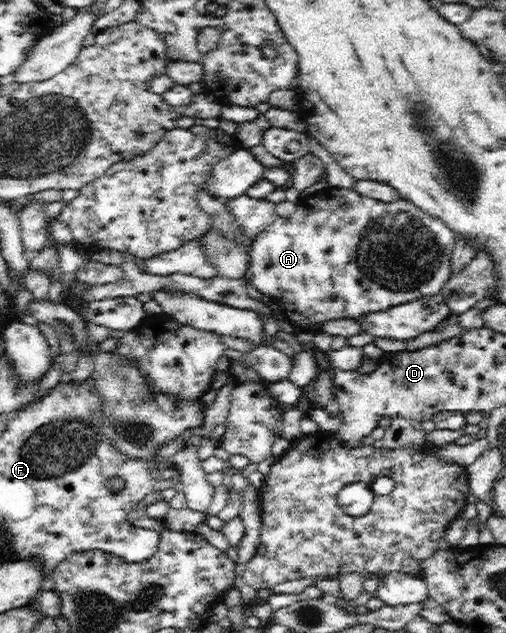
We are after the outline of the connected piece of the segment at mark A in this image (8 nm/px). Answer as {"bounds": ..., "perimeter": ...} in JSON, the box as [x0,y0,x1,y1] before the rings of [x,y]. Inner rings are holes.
{"bounds":[247,185,455,331],"perimeter":[[[330,185],[320,194],[333,212],[296,212],[292,217],[278,217],[264,233],[254,239],[247,278],[278,305],[281,319],[295,330],[321,331],[334,321],[364,321],[370,315],[390,311],[429,295],[436,295],[448,281],[455,235],[439,219],[407,202],[386,203],[362,197],[351,188]]]}

